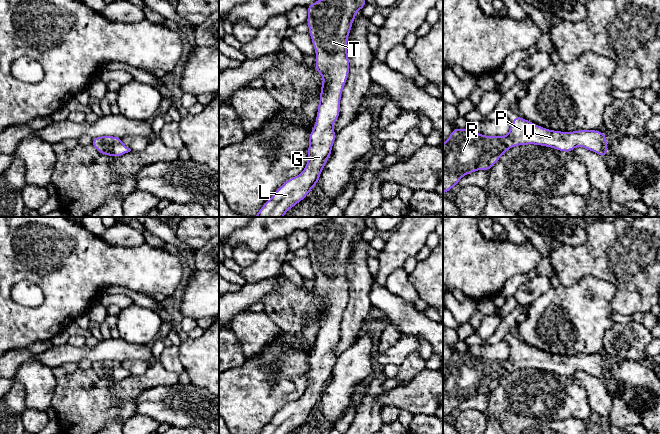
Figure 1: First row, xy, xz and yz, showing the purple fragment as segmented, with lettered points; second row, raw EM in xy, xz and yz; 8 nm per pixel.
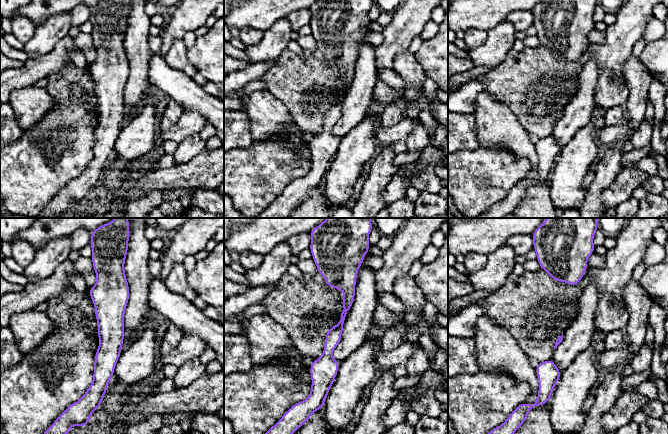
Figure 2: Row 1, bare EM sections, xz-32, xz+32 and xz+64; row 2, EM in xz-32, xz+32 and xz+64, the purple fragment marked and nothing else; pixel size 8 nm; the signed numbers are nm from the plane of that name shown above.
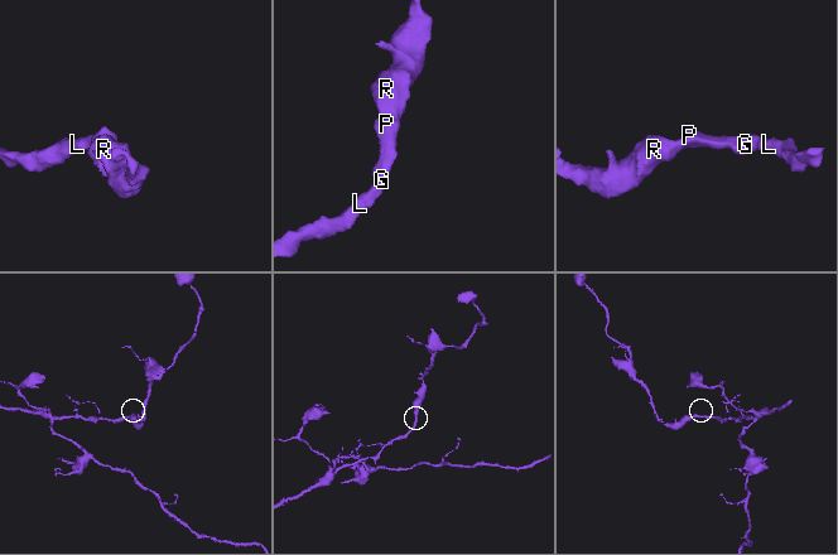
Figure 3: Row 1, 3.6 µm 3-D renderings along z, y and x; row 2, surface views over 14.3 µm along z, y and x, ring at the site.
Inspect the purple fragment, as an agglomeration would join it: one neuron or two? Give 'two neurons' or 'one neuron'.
one neuron

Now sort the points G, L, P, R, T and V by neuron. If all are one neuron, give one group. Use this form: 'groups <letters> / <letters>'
groups G L P R T V

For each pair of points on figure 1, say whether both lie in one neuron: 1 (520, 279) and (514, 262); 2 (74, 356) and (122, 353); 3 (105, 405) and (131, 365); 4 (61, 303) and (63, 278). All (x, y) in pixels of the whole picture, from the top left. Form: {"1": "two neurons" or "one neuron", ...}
{"1": "two neurons", "2": "one neuron", "3": "two neurons", "4": "one neuron"}

